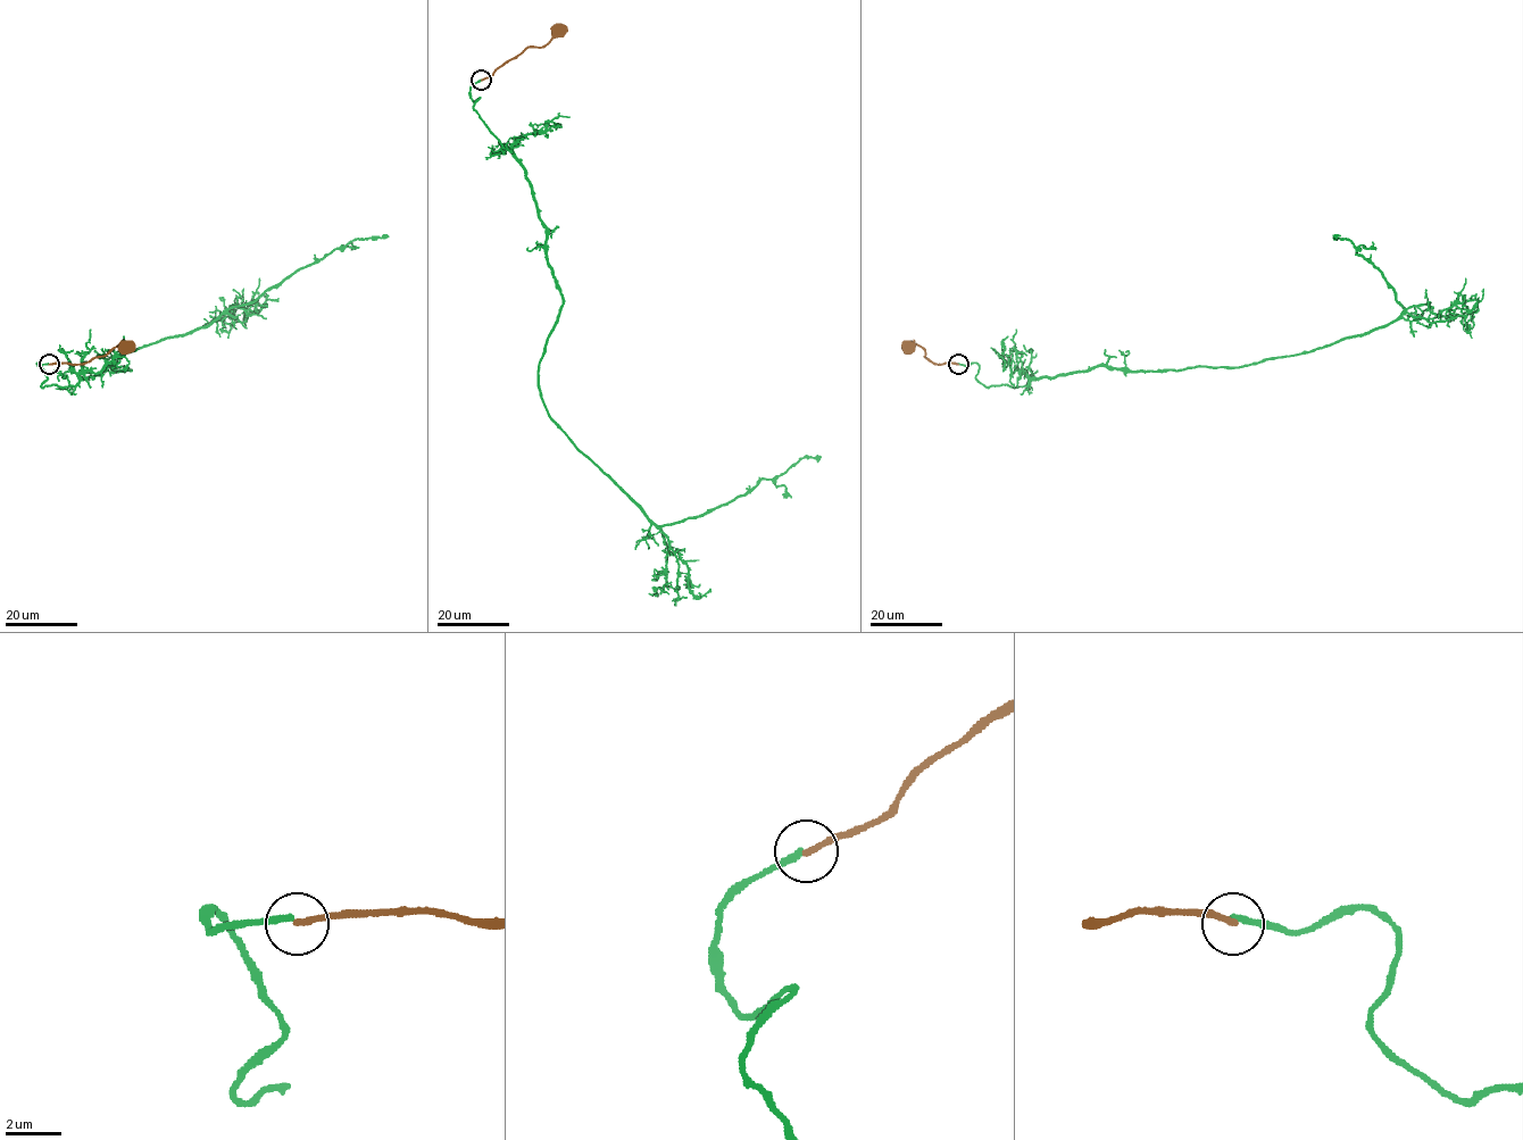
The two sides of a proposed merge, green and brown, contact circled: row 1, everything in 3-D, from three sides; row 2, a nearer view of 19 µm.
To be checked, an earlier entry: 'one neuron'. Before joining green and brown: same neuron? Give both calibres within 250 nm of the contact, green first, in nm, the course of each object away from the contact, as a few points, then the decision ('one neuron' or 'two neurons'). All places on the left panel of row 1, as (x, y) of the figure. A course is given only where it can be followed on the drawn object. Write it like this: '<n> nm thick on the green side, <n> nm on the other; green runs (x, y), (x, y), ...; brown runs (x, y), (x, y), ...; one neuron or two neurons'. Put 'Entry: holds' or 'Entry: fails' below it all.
240 nm thick on the green side, 220 nm on the other; green runs (48, 364), (42, 388), (130, 369), (106, 362), (388, 235); brown runs (49, 365), (84, 364), (106, 356), (118, 344), (125, 346); two neurons
Entry: fails

